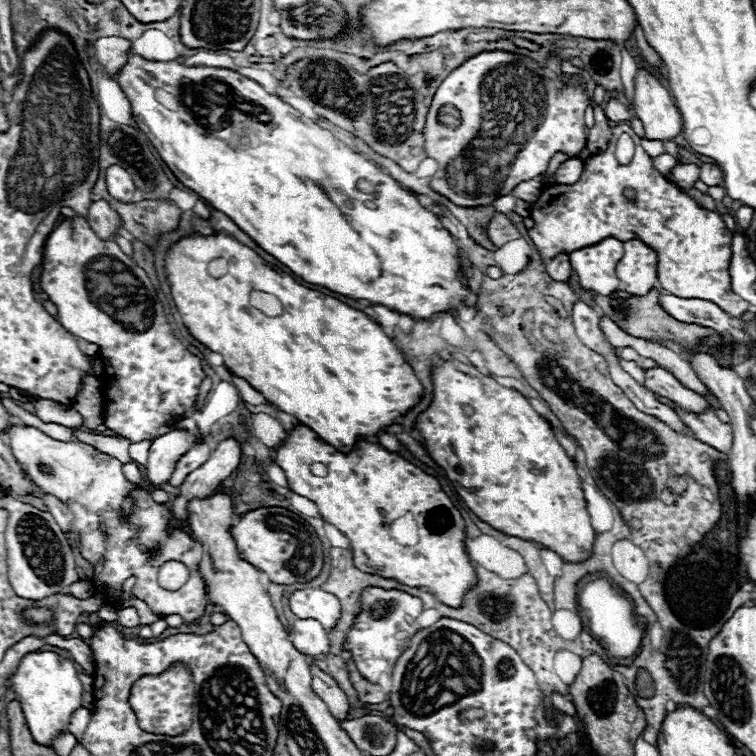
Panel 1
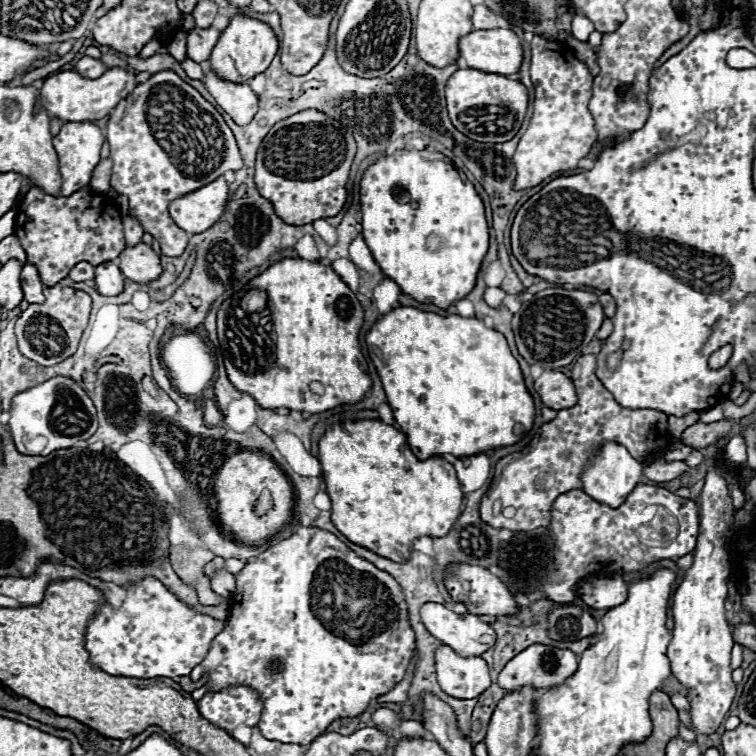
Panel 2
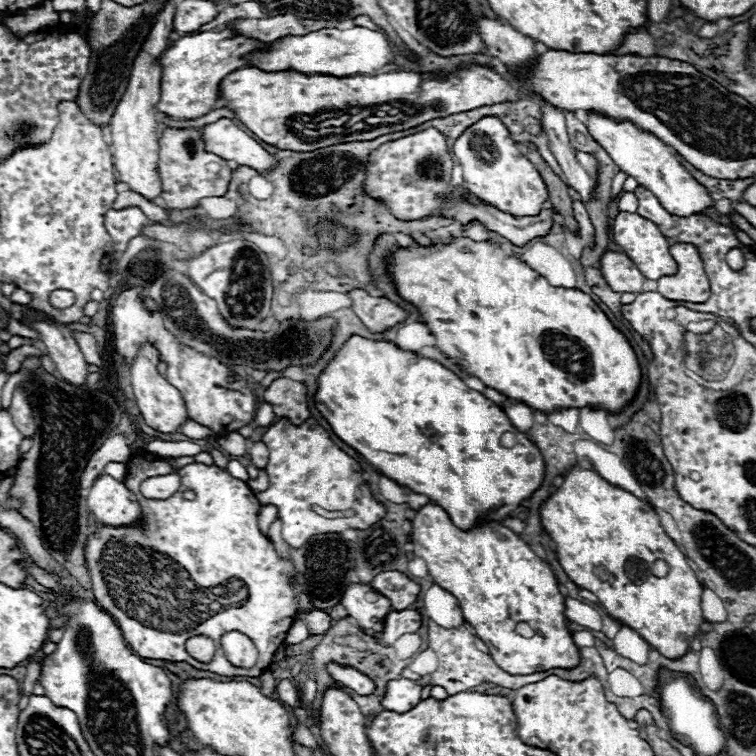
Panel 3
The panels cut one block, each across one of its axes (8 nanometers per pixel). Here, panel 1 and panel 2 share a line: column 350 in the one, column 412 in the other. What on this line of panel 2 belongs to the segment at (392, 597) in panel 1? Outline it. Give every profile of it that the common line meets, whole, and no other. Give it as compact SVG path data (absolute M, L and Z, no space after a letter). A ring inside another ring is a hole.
M296 526L294 534L290 538L282 540L276 546L270 546L266 552L262 552L260 556L256 556L254 562L246 564L240 574L236 574L236 592L232 594L232 608L230 608L230 616L226 620L226 626L212 640L212 646L208 650L206 658L192 670L190 678L196 682L204 674L208 674L208 682L206 684L212 686L212 690L208 690L208 692L216 692L216 690L222 690L226 686L250 686L250 688L254 688L260 694L262 706L264 706L262 708L262 718L258 722L258 728L264 734L264 738L308 746L338 716L340 718L356 718L356 716L360 716L368 708L368 704L372 700L376 700L378 696L390 692L406 676L406 670L410 666L410 660L414 656L414 650L416 650L416 636L414 636L414 630L410 626L408 604L404 600L404 592L402 592L400 584L388 572L384 572L384 570L376 568L372 562L356 556L332 532L320 530L320 528L314 528L314 526L312 528ZM312 610L324 610L324 624L316 618L316 614Z

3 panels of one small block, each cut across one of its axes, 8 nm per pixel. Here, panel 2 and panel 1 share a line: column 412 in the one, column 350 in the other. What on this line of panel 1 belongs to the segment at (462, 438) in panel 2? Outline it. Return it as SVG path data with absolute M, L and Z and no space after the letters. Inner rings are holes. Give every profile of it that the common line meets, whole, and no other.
M218 232L214 236L190 236L180 240L166 258L168 280L172 296L184 324L196 340L200 340L212 352L222 354L224 364L240 378L250 382L264 398L298 418L300 424L314 430L322 440L332 444L338 452L352 452L358 440L378 436L408 410L420 404L424 386L416 378L412 366L406 362L398 346L386 336L386 332L364 312L346 306L344 302L310 290L292 276L272 270L264 258L252 248L240 244L232 236ZM214 258L228 260L228 272L222 278L212 278L208 264ZM262 290L280 298L284 314L268 318L250 306L250 294Z

